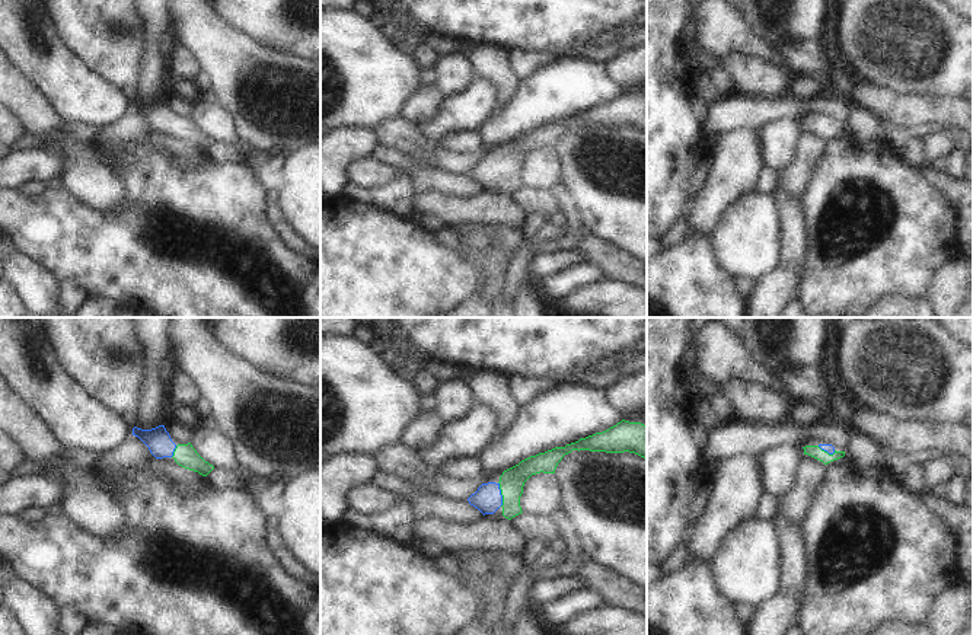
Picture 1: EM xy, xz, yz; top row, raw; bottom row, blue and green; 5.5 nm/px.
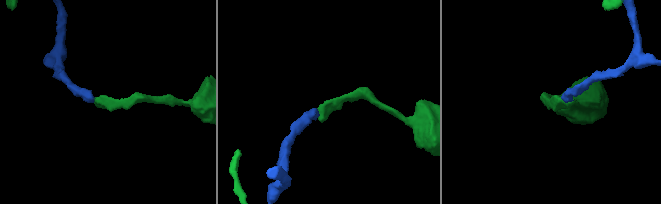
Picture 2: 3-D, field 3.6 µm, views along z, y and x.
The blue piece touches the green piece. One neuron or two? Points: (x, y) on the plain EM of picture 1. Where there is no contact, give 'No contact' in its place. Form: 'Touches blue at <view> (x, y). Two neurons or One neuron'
Touches blue at xz (500, 168). One neuron.

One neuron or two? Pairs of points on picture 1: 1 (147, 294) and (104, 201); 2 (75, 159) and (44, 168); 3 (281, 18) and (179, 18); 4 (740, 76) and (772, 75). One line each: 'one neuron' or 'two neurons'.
1: two neurons
2: two neurons
3: two neurons
4: one neuron

